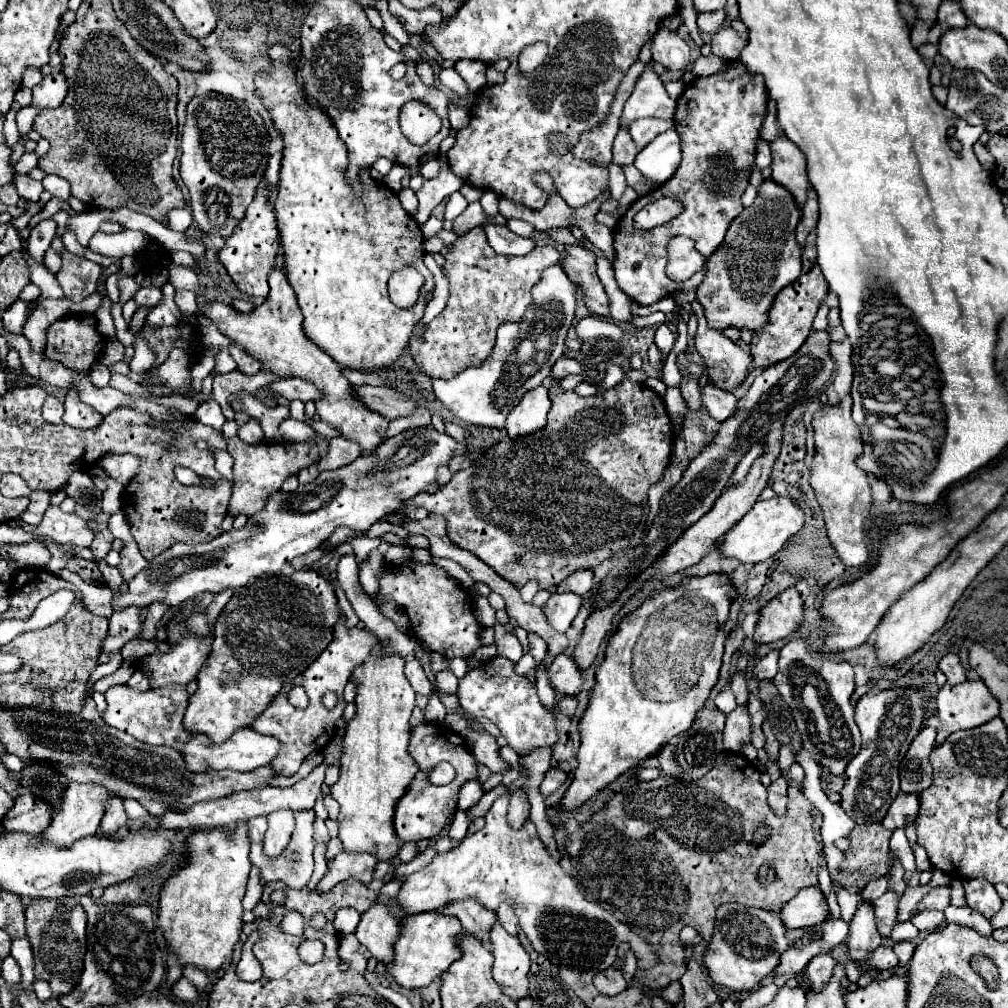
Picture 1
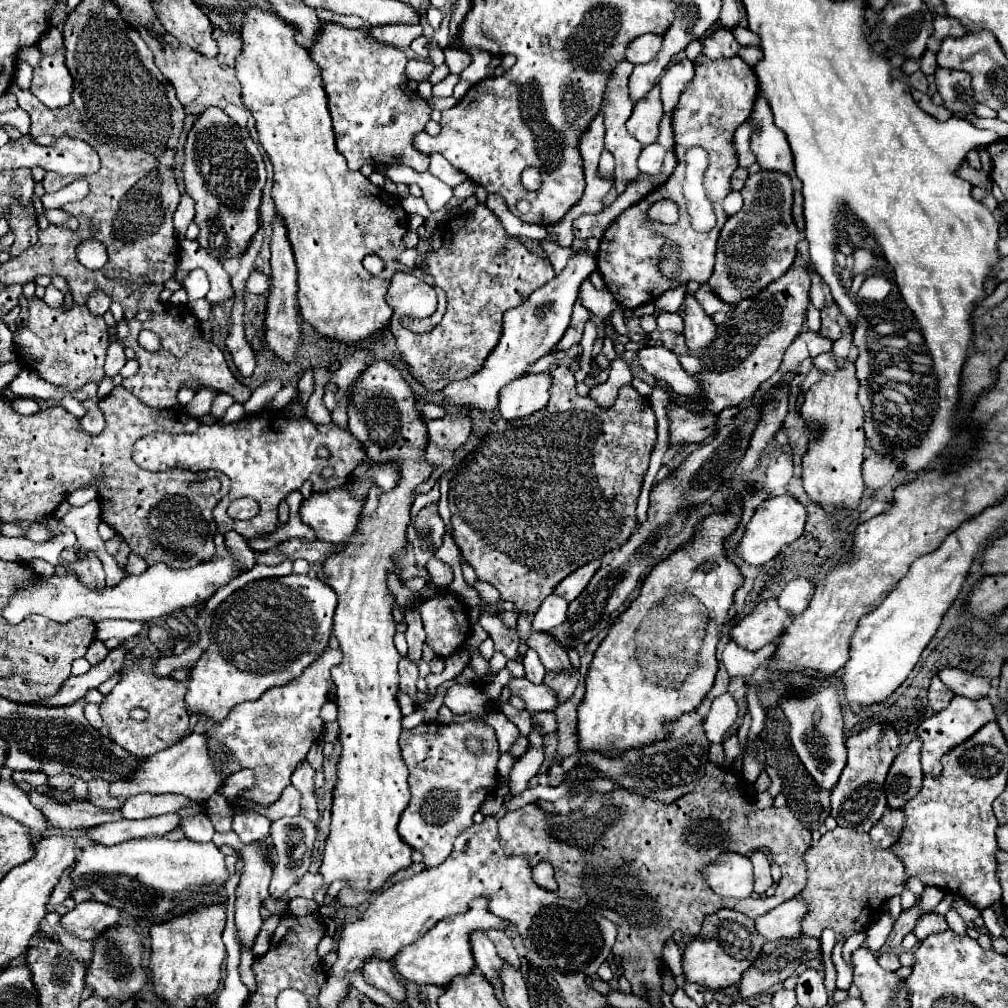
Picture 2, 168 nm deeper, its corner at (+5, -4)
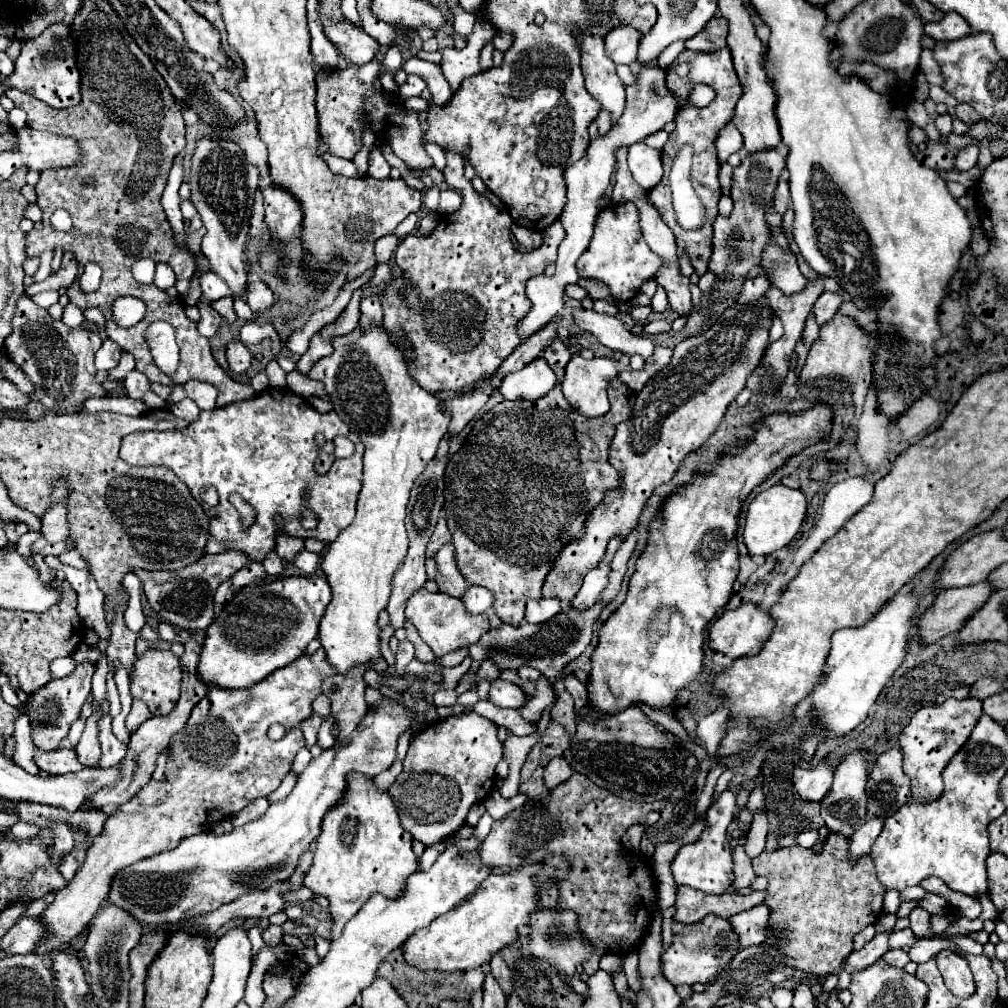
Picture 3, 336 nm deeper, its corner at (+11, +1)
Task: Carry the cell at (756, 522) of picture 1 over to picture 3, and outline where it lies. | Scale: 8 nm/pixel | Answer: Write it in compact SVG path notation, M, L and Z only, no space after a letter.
M773 485L767 491L761 491L749 505L747 523L745 523L745 545L751 555L769 555L785 545L797 535L803 519L807 515L807 499L799 489L785 485Z

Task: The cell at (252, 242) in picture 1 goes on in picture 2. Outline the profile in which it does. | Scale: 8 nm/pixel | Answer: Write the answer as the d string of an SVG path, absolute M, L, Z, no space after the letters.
M253 270L249 280L245 282L245 290L251 294L263 294L267 288L269 288L269 278L263 272Z

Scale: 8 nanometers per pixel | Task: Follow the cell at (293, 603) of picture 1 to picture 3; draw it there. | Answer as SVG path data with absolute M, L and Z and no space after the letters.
M323 575L283 577L241 589L207 629L199 661L201 679L225 689L245 689L275 669L293 663L317 637L319 621L329 601L331 589Z

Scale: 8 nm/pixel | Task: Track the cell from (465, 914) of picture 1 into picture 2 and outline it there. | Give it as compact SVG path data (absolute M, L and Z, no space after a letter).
M475 930L475 932L471 932L471 948L473 948L473 956L475 956L475 966L499 992L501 990L501 982L499 982L501 958L497 956L495 944L487 938L487 934L483 930L481 932Z

